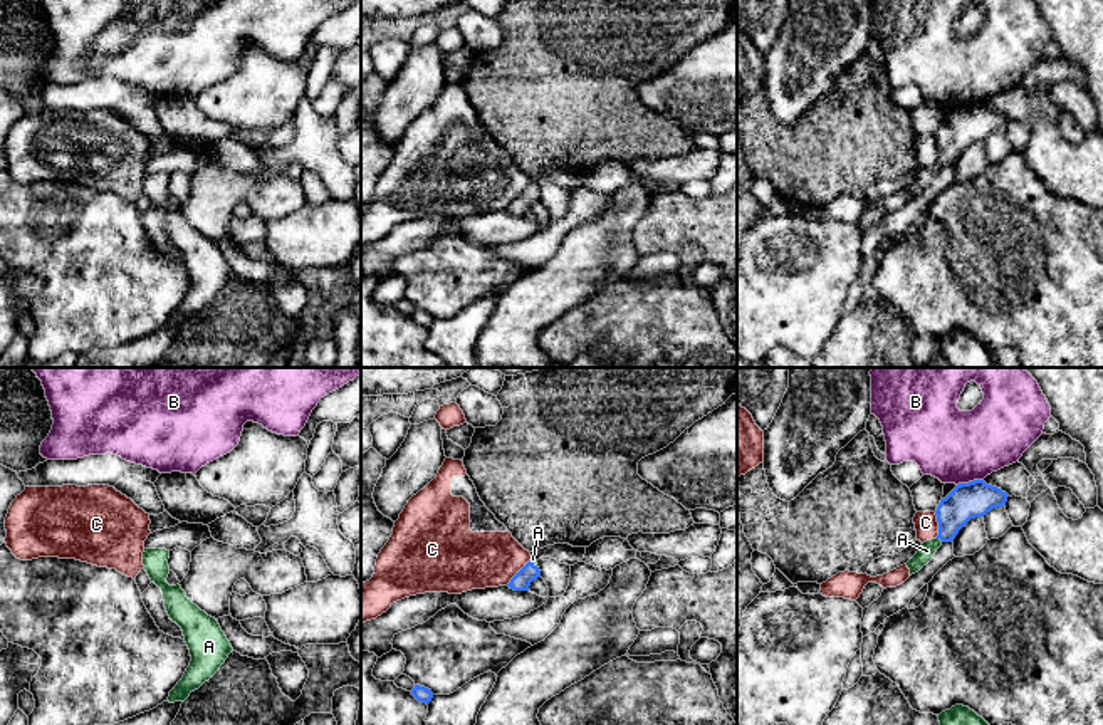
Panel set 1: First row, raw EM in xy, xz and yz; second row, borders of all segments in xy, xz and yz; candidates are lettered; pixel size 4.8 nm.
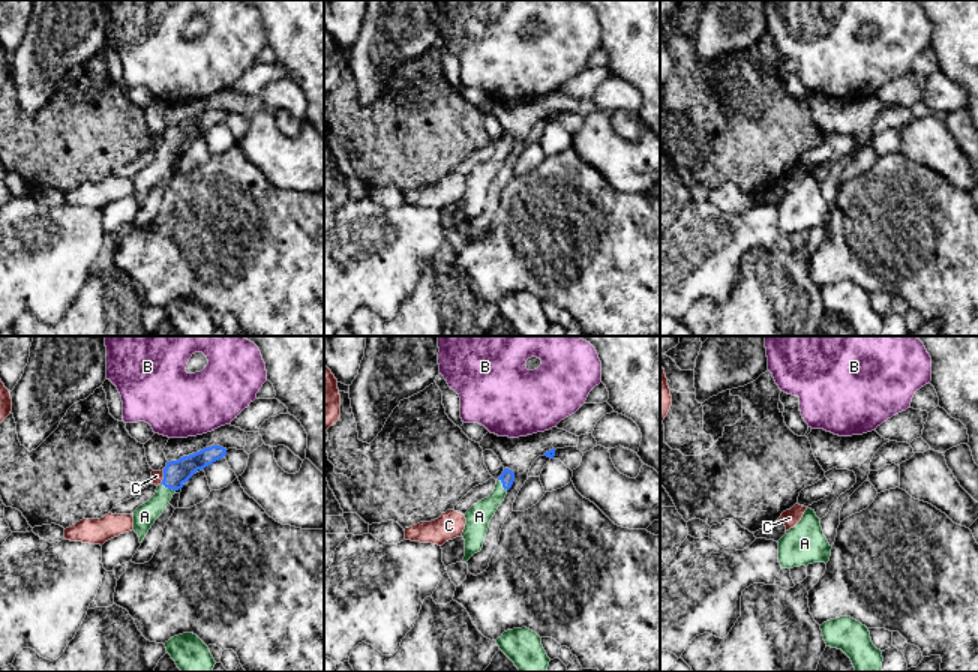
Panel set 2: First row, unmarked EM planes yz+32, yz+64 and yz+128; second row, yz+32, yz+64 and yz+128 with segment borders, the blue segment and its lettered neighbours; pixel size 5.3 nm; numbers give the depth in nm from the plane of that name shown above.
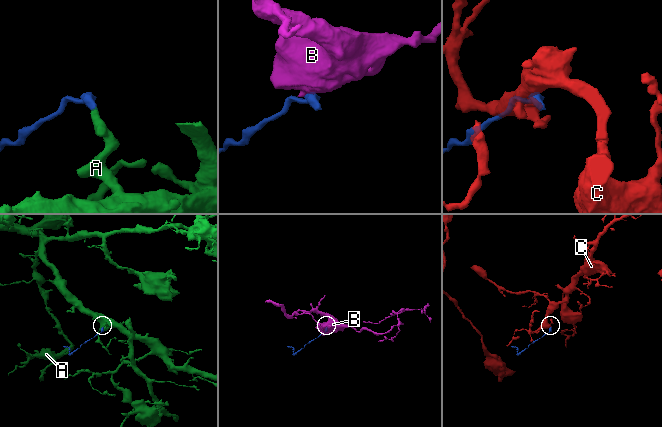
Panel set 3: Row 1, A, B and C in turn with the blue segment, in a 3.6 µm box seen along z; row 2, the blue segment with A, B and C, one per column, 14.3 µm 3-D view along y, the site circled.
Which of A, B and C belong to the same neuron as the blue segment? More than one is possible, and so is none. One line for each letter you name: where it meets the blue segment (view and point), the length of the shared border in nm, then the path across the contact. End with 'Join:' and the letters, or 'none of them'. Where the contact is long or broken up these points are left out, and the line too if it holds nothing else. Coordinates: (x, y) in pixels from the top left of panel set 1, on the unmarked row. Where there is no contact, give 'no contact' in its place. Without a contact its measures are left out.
A: meets blue in yz at (940, 163); contact 40 nm long; runs through yz (967, 125), (951, 141), (940, 163), (927, 175)
Join: A

